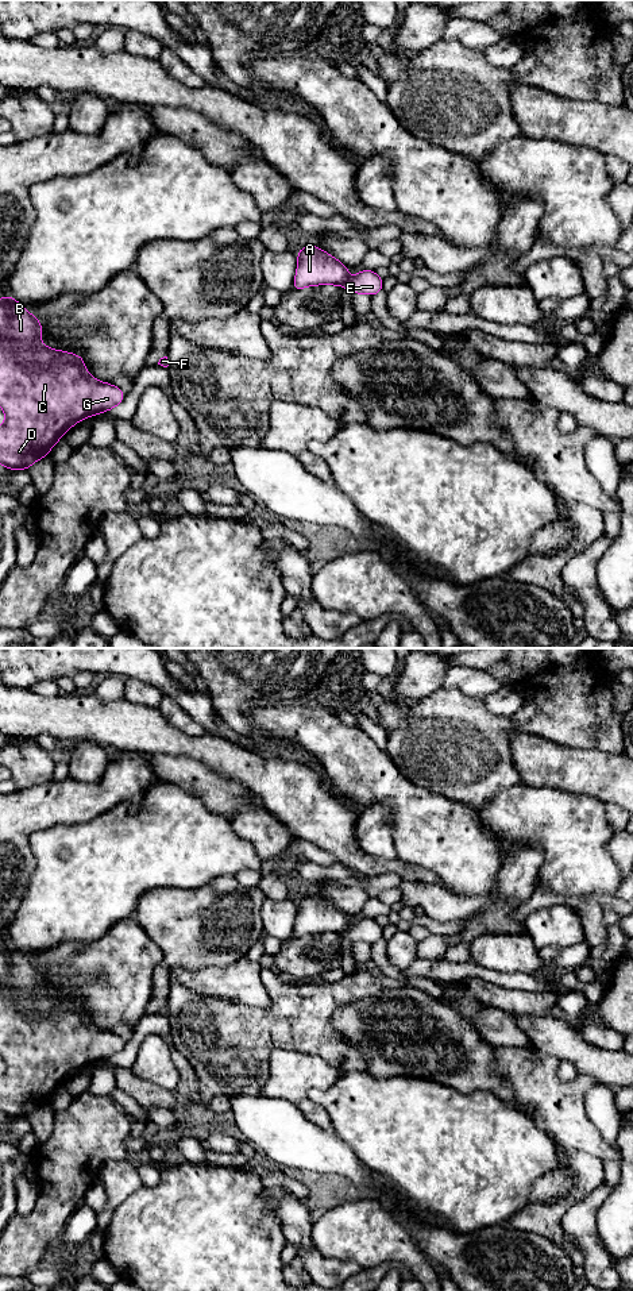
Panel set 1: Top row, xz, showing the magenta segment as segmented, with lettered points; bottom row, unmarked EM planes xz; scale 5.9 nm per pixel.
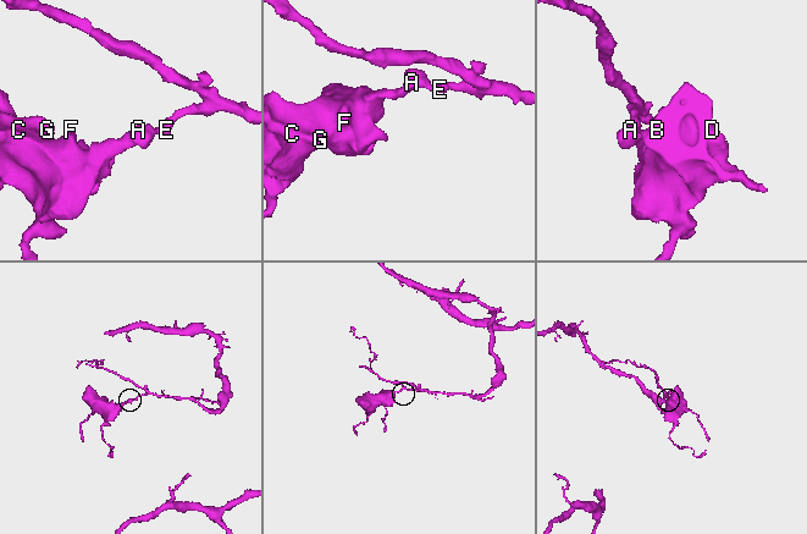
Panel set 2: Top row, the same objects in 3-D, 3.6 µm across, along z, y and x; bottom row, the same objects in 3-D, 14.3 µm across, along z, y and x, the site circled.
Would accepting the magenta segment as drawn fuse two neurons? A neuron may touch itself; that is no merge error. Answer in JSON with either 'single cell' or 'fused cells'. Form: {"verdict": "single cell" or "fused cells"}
{"verdict": "fused cells"}

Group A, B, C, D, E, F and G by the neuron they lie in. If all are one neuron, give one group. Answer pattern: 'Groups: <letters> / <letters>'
Groups: A B C D F G / E

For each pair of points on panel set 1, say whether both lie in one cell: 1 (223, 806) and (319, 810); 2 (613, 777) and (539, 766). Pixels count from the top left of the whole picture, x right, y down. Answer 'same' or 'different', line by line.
1: different
2: same

